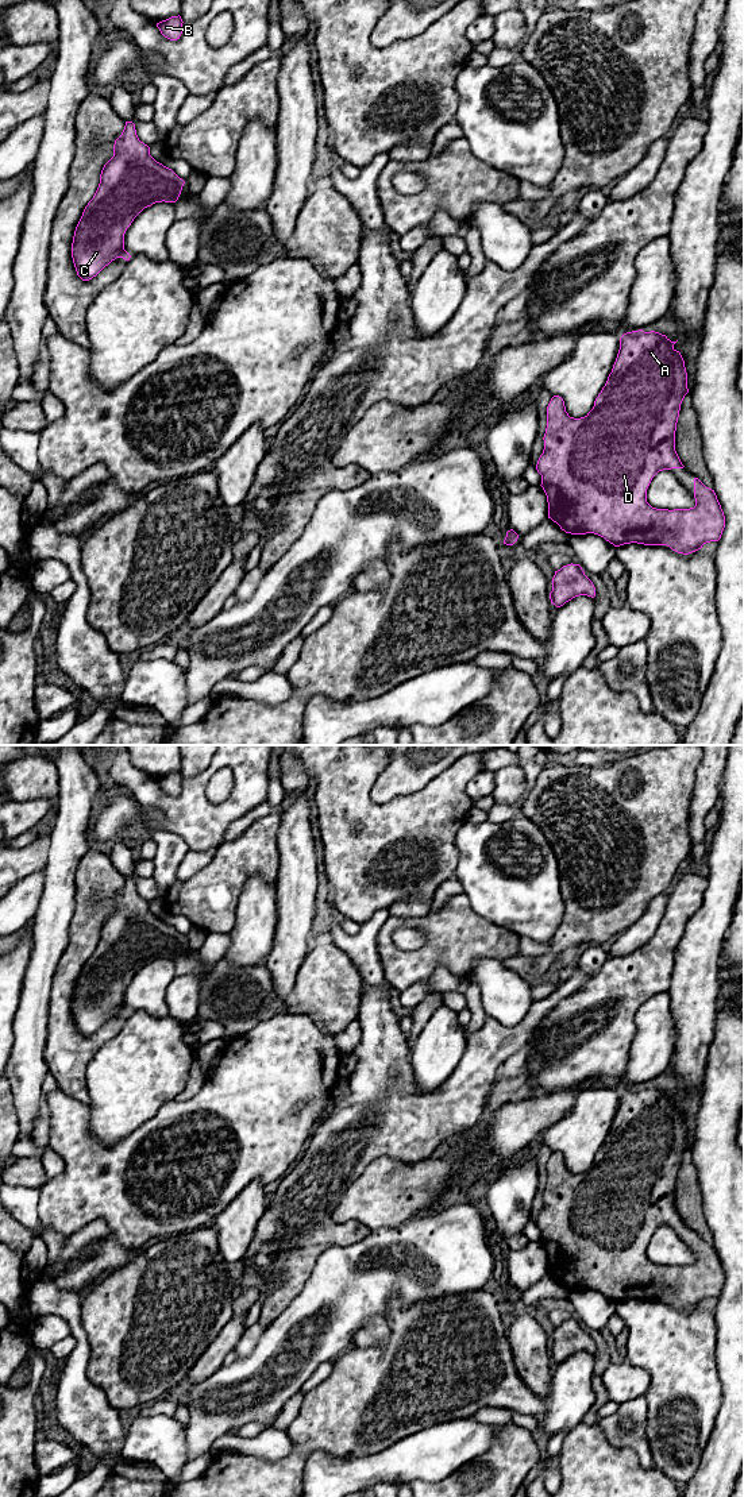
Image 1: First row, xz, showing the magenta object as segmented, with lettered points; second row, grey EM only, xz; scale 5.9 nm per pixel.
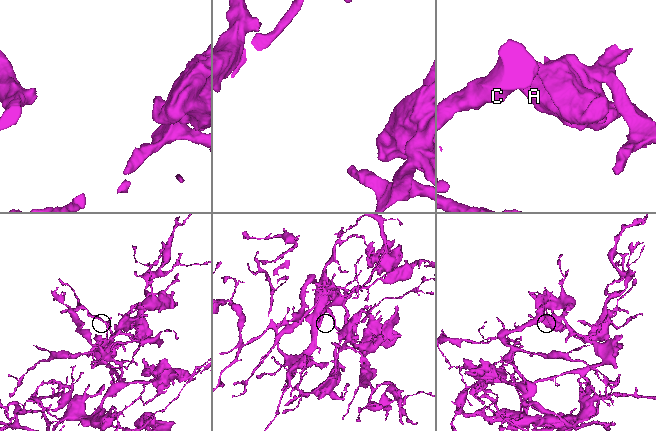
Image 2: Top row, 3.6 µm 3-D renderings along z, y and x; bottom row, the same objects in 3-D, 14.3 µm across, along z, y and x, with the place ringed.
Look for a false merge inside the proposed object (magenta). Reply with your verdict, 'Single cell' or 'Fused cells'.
Single cell

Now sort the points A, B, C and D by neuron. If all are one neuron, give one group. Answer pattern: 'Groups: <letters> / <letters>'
Groups: A B C D

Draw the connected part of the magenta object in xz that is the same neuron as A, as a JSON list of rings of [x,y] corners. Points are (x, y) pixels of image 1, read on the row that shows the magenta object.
[[[643,329],[627,332],[620,337],[620,350],[605,386],[594,401],[593,409],[581,418],[570,417],[564,401],[554,396],[547,406],[544,450],[536,470],[541,475],[541,487],[547,495],[548,518],[571,535],[594,533],[614,547],[637,543],[667,545],[672,551],[689,555],[703,544],[718,541],[725,528],[725,516],[714,490],[694,478],[695,506],[690,509],[656,509],[647,502],[647,489],[652,478],[663,470],[683,468],[675,451],[675,431],[681,404],[687,389],[685,360],[666,335]]]

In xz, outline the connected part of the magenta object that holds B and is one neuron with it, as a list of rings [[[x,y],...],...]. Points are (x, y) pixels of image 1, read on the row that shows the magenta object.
[[[178,15],[157,23],[157,27],[165,38],[177,40],[182,34],[182,23],[181,16]]]

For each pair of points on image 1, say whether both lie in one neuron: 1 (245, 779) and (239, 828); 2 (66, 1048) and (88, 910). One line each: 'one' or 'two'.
1: two
2: one

